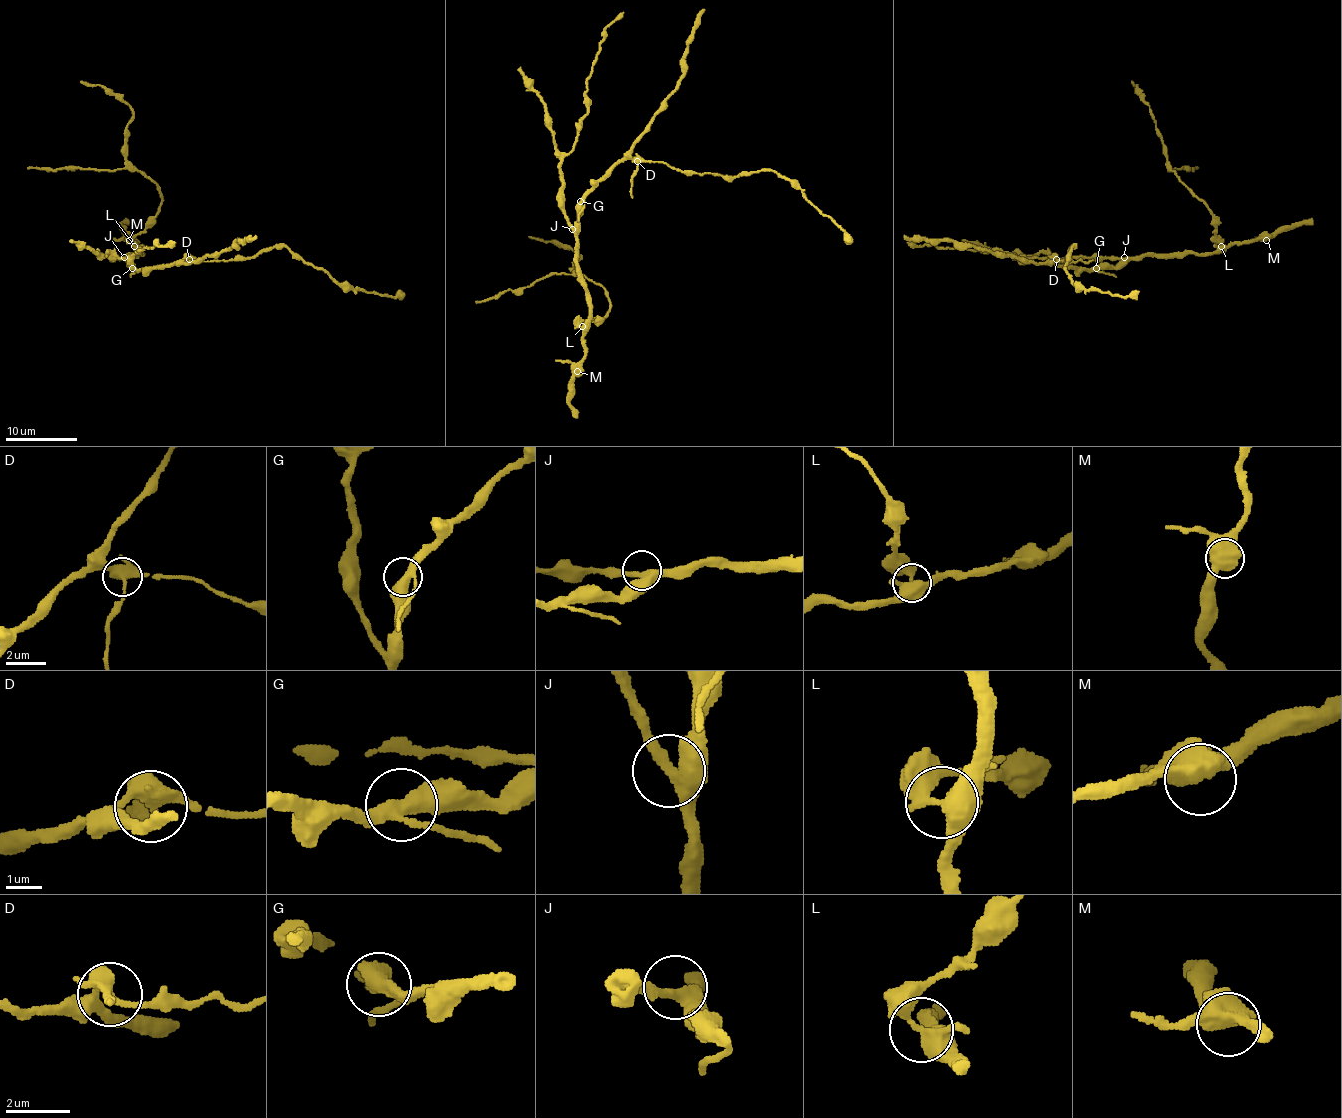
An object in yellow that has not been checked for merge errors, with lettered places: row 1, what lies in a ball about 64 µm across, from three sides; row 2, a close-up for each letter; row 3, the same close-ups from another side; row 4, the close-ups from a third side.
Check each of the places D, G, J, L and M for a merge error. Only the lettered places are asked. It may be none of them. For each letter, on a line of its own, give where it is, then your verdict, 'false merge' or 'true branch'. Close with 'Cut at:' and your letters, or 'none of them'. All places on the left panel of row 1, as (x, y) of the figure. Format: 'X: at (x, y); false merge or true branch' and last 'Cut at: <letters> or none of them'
D: at (189, 259); false merge
G: at (132, 268); true branch
J: at (124, 257); true branch
L: at (134, 246); false merge
M: at (129, 240); true branch
Cut at: D, L

